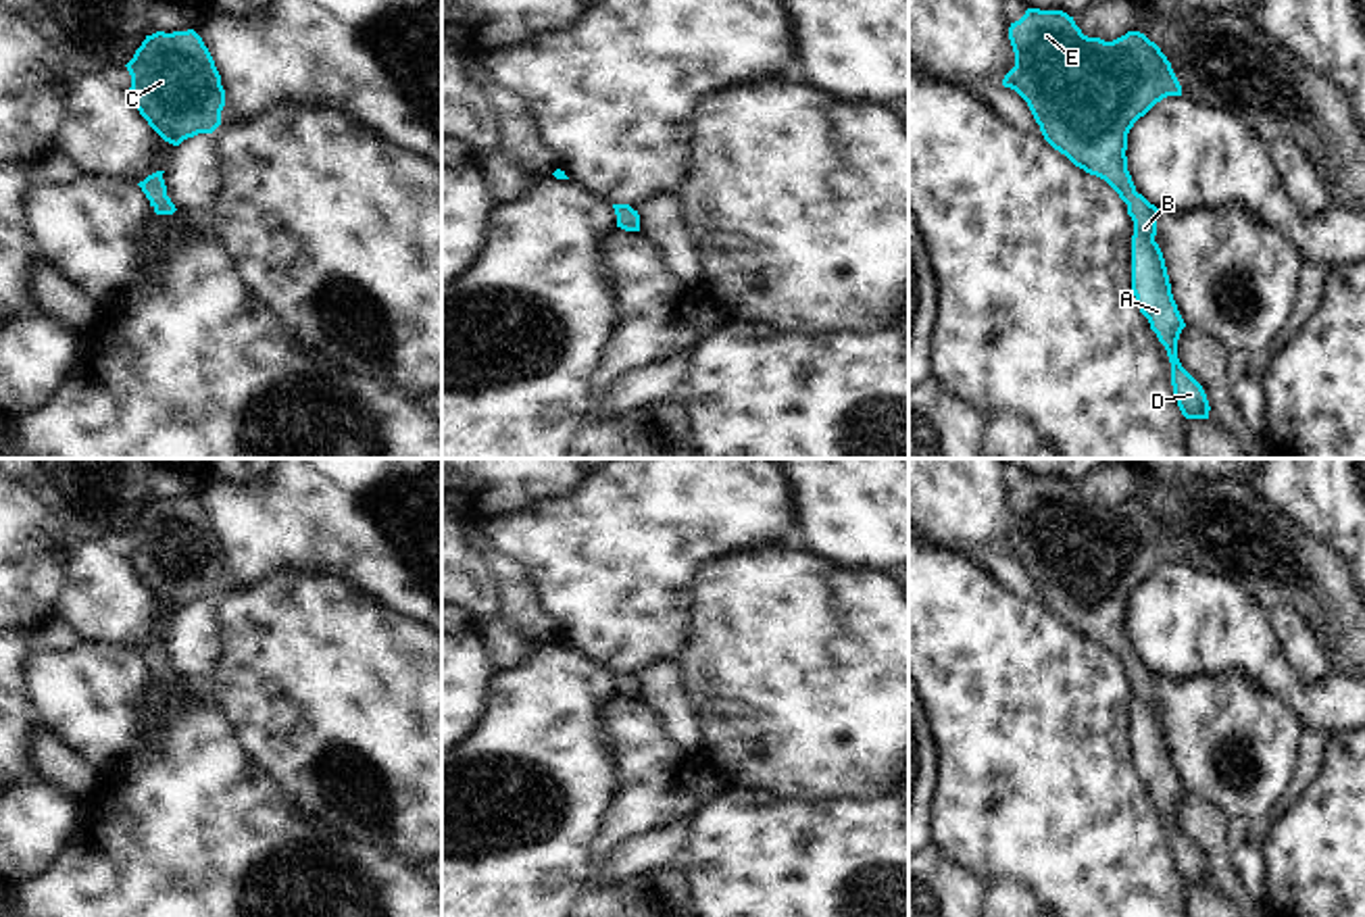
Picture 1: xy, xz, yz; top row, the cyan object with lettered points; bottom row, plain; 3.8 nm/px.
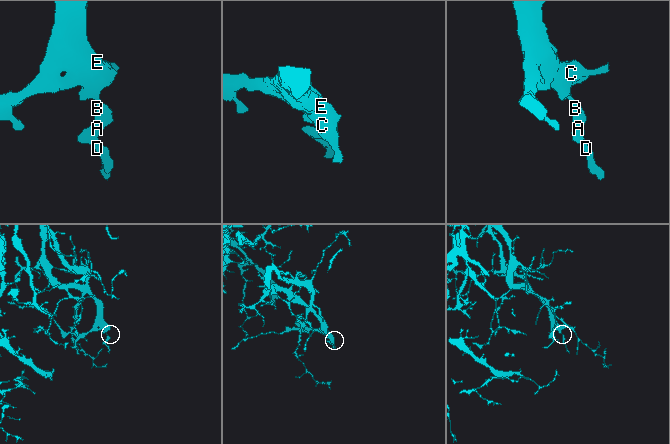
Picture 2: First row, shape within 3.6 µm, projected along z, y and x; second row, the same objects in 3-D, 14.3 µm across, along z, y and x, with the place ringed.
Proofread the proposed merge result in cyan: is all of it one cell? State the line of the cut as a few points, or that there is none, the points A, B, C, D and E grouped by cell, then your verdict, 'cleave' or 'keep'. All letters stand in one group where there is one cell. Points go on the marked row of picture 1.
cut none; groups A B C D E; keep

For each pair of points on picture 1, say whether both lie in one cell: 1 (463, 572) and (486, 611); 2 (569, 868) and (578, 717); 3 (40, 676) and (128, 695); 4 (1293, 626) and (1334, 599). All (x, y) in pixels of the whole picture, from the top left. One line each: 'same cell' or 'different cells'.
1: same cell
2: same cell
3: same cell
4: different cells

